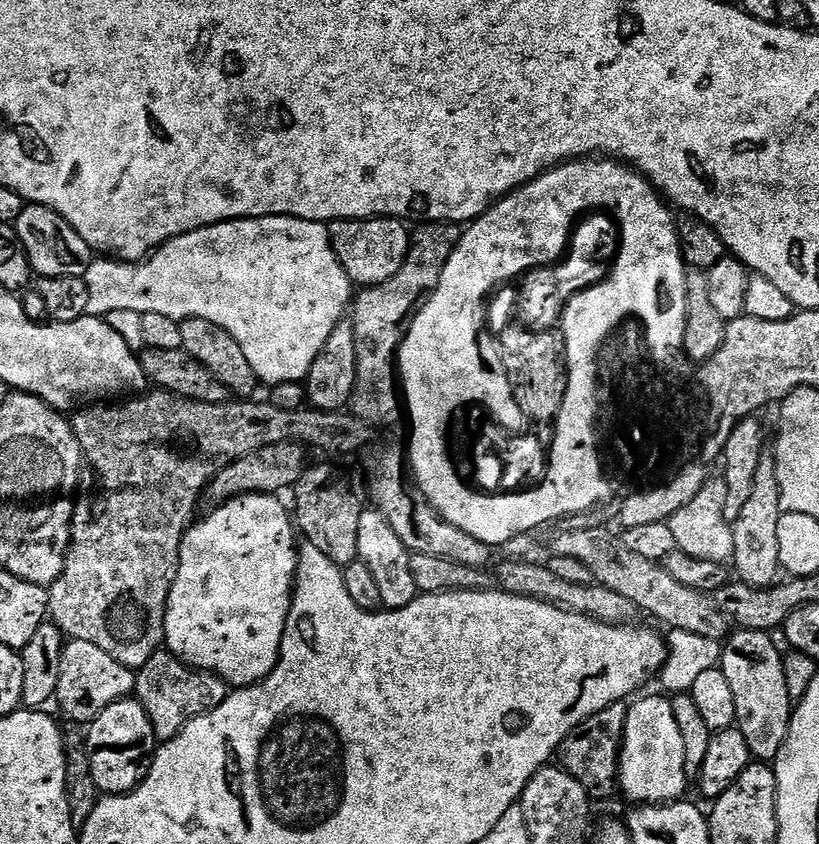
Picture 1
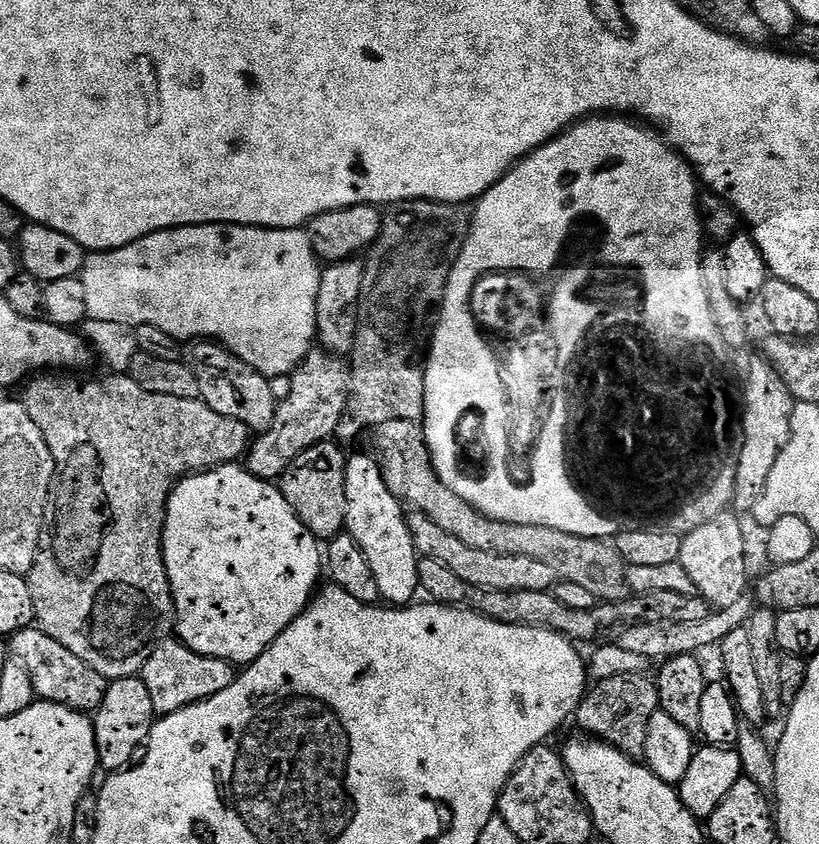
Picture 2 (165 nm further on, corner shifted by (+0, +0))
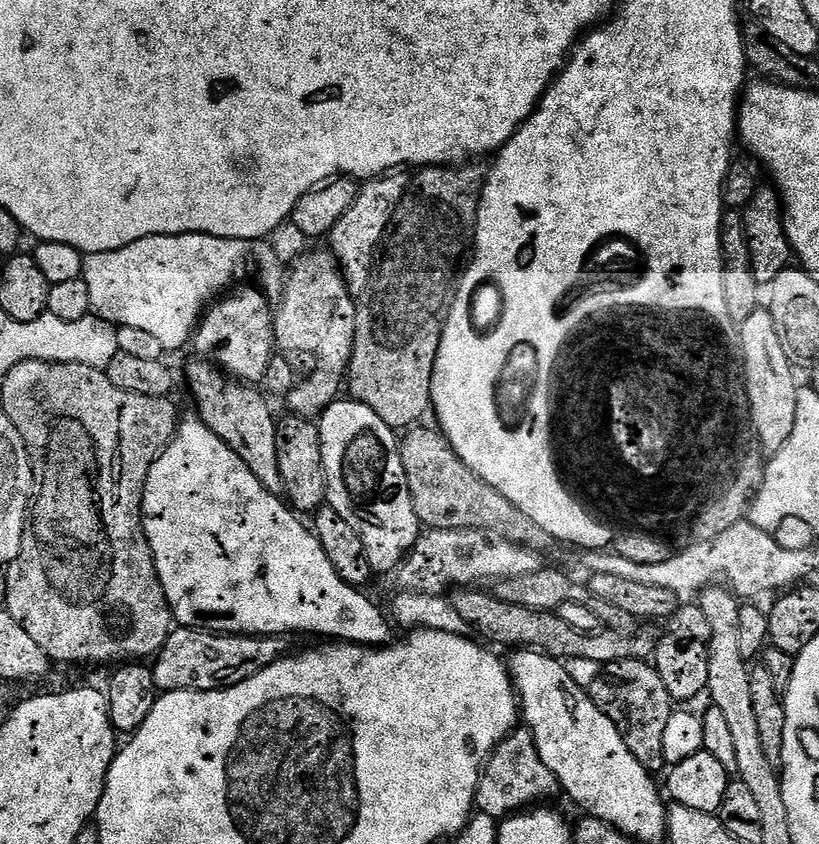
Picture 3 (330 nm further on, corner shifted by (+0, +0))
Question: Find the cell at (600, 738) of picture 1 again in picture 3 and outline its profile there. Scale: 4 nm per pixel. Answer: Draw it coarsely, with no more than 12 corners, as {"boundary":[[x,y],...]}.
{"boundary":[[648,660],[603,665],[586,691],[645,770],[663,773],[674,701]]}

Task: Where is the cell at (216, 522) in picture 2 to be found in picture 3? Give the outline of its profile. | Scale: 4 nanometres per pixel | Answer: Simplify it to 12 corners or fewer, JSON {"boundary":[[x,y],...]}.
{"boundary":[[189,414],[144,537],[177,625],[379,648],[389,617]]}

